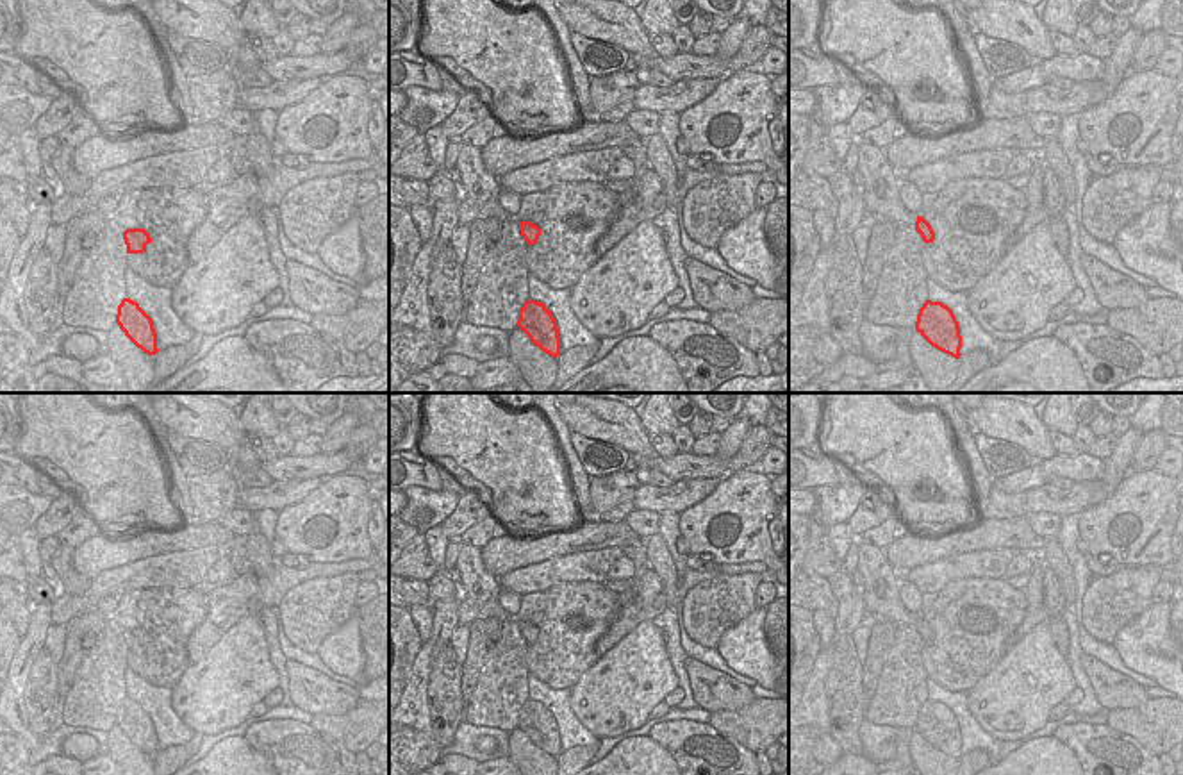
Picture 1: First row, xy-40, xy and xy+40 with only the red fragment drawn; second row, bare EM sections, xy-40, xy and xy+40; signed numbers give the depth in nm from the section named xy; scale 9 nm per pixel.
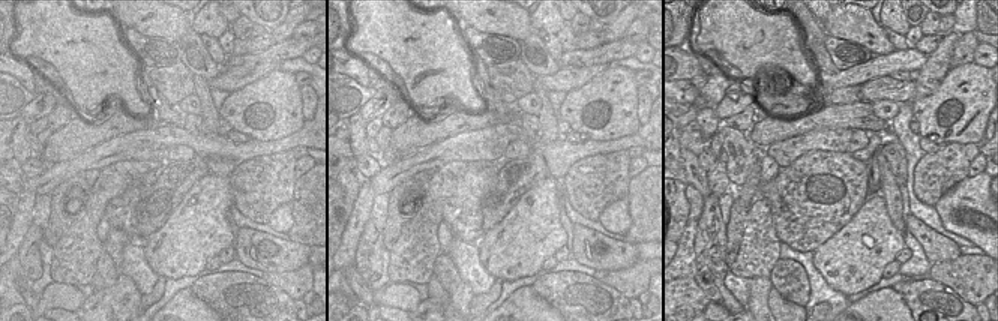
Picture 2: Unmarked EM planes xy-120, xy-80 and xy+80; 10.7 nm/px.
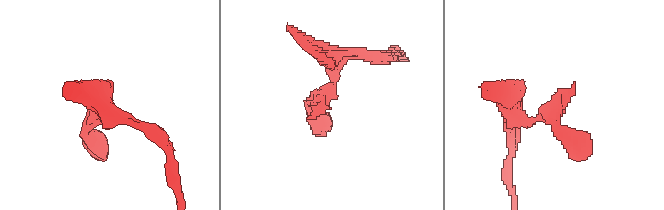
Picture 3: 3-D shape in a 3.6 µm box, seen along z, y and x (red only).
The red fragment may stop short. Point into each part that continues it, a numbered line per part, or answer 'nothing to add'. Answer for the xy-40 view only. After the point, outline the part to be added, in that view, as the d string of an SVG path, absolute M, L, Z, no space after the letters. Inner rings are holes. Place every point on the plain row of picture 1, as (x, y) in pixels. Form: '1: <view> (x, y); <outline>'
nothing to add

